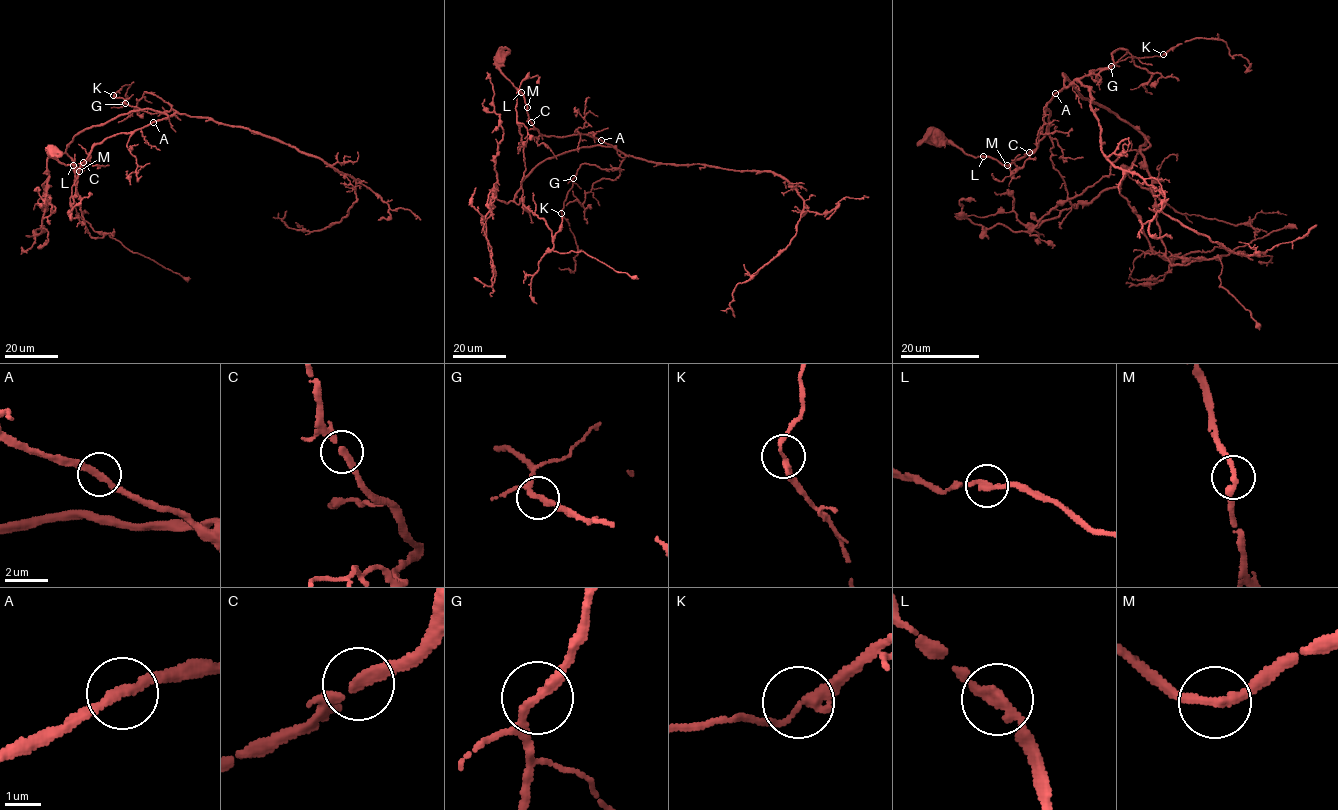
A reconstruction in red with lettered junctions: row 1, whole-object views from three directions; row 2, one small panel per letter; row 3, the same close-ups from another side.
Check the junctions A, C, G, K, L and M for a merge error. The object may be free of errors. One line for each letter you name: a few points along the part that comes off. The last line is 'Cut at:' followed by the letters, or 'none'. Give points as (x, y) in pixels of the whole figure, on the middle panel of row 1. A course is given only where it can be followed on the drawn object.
Cut at: none

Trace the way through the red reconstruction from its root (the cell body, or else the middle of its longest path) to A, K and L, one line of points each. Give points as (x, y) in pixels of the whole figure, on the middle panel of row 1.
A: (497, 57), (498, 69), (521, 93), (528, 119), (540, 134), (560, 137), (586, 134), (601, 140)
K: (497, 57), (498, 69), (521, 93), (540, 134), (589, 135), (624, 155), (618, 168), (582, 164), (561, 212)
L: (497, 57), (498, 69), (521, 91)

